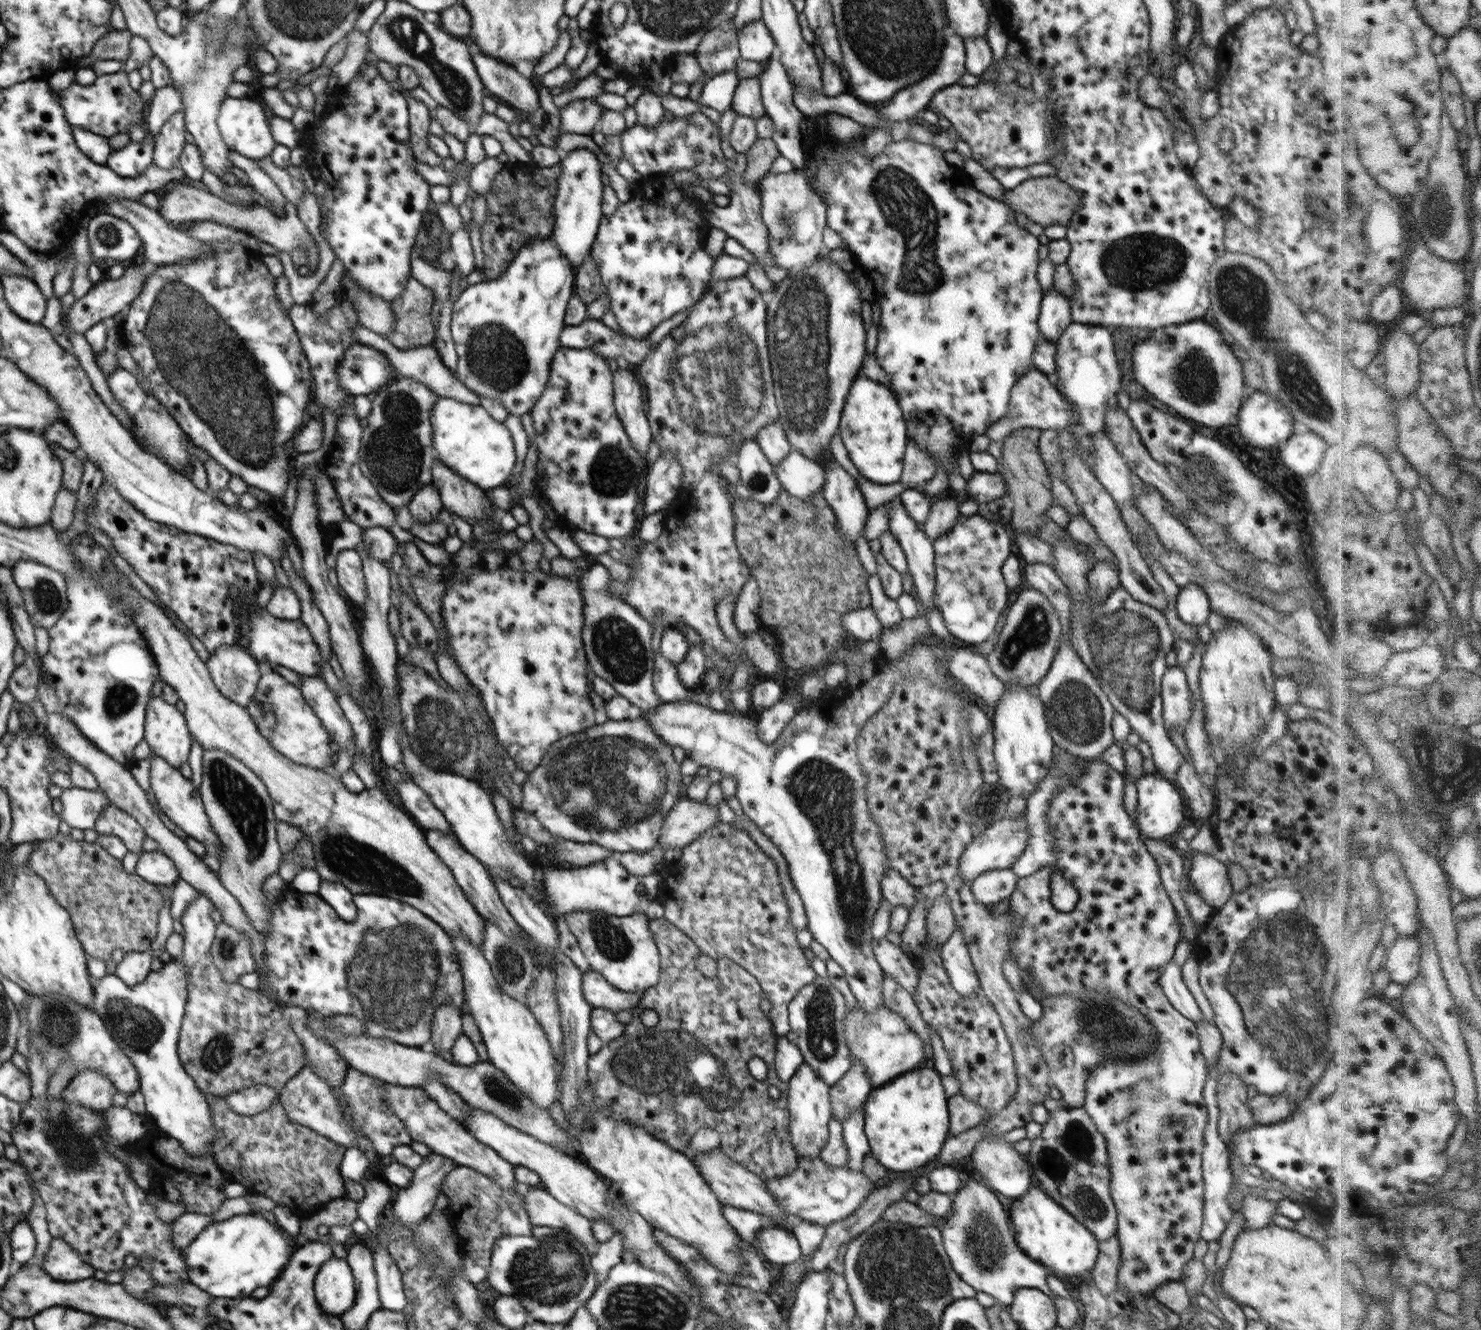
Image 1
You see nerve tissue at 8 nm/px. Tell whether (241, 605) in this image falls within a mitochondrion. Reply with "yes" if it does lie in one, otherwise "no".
yes

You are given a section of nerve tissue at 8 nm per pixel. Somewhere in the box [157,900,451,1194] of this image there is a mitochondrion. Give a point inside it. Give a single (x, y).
(395, 973)

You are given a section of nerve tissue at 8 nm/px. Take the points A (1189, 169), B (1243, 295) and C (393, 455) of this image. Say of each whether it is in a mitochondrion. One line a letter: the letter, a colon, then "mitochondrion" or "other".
A: other
B: mitochondrion
C: mitochondrion

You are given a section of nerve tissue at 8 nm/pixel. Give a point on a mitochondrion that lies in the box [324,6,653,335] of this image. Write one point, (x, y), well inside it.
(406, 32)

